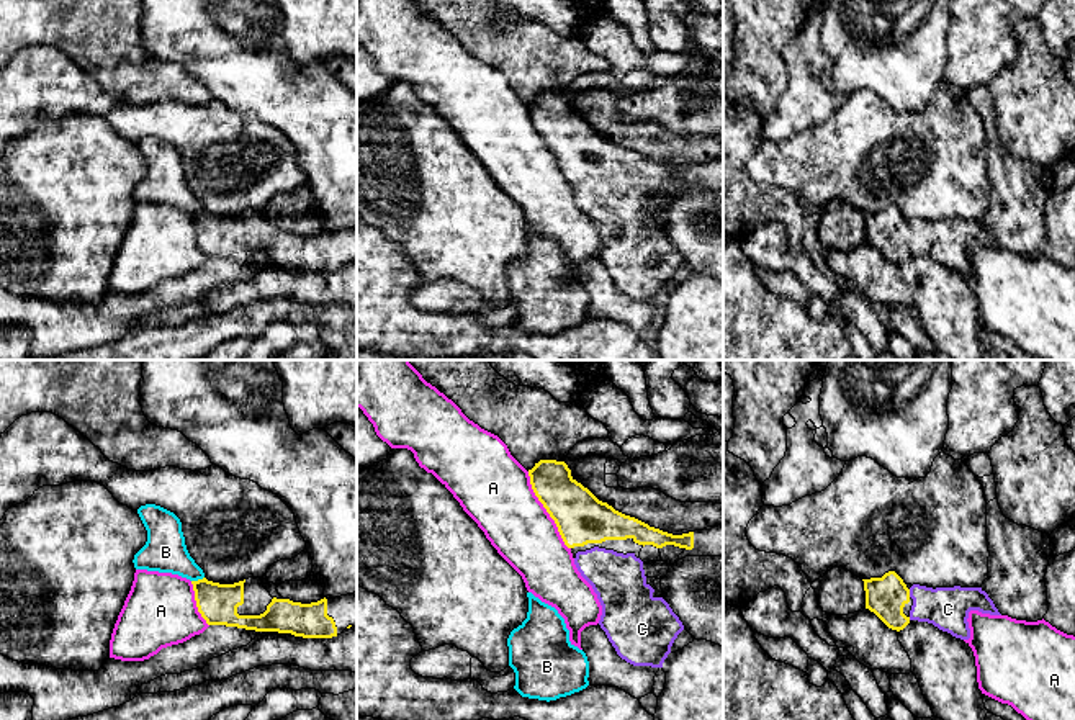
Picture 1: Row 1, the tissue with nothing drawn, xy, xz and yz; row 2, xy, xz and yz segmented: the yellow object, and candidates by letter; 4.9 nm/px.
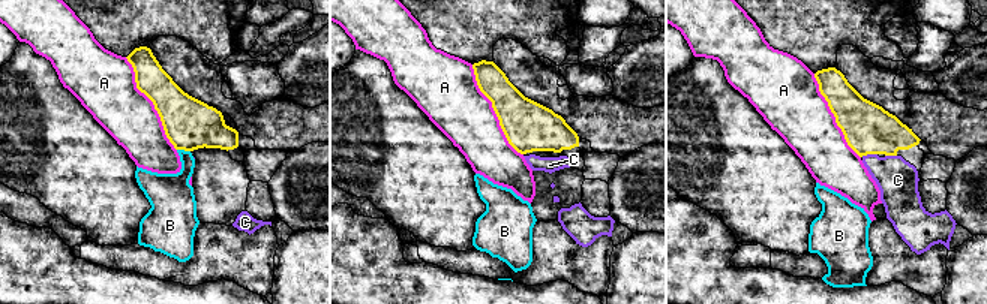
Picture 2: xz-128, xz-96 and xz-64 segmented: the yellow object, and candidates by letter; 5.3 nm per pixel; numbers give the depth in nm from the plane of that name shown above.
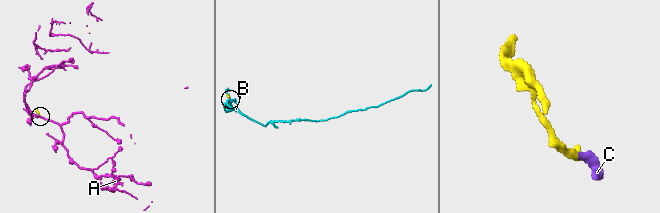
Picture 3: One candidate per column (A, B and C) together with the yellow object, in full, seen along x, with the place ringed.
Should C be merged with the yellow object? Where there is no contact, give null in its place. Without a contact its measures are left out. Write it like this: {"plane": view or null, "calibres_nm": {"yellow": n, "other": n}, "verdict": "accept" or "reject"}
{"plane": "yz", "calibres_nm": {"yellow": 200, "other": 200}, "verdict": "accept"}

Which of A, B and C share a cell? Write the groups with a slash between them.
A / B / C

